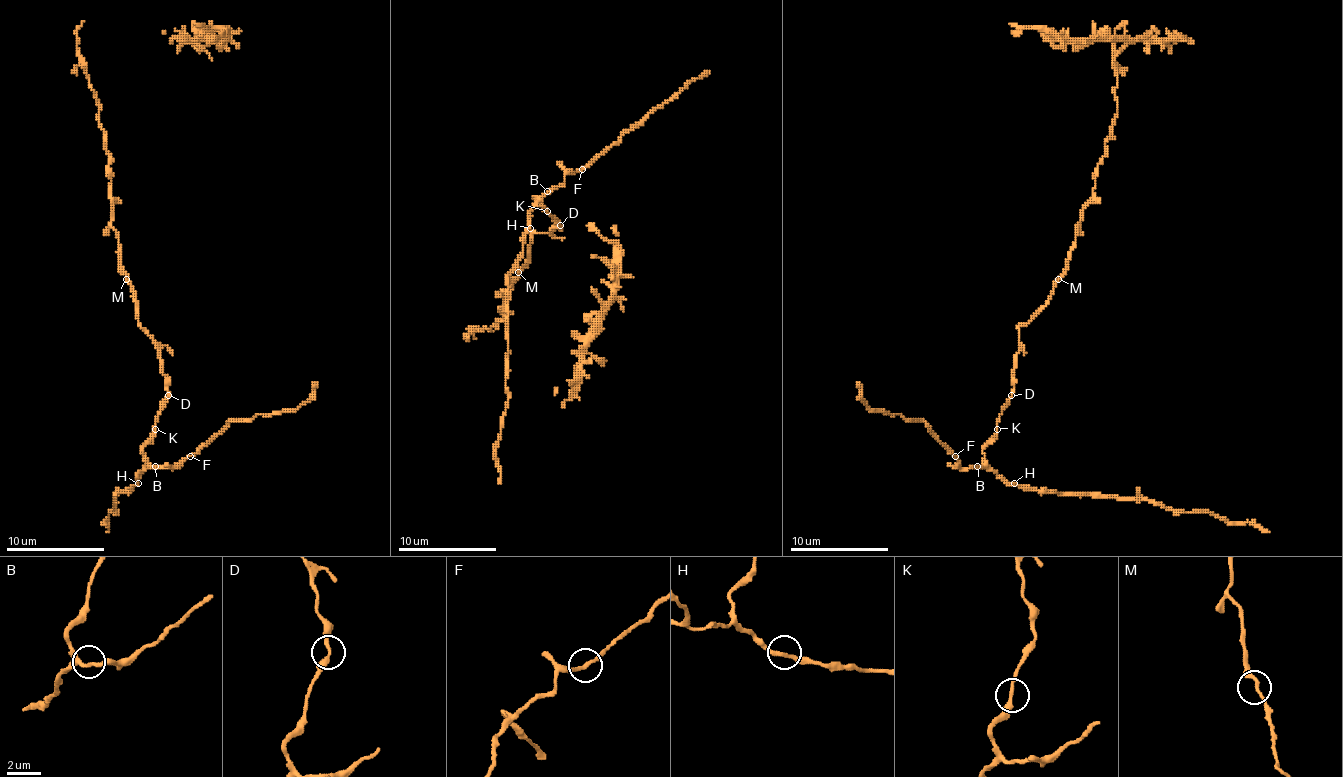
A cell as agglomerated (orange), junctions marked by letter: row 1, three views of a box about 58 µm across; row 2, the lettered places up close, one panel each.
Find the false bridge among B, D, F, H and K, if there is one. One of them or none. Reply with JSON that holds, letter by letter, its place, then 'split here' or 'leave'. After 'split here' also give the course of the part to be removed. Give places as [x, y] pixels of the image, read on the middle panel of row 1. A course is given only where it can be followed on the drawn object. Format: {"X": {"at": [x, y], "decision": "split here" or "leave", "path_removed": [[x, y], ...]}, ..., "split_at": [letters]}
{"B": {"at": [547, 191], "decision": "leave"}, "D": {"at": [560, 225], "decision": "leave"}, "F": {"at": [582, 169], "decision": "leave"}, "H": {"at": [530, 228], "decision": "leave"}, "K": {"at": [547, 211], "decision": "leave"}, "split_at": []}

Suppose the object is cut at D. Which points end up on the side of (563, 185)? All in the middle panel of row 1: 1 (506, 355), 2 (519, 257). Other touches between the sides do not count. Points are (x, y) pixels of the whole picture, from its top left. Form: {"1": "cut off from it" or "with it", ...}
{"1": "with it", "2": "with it"}

